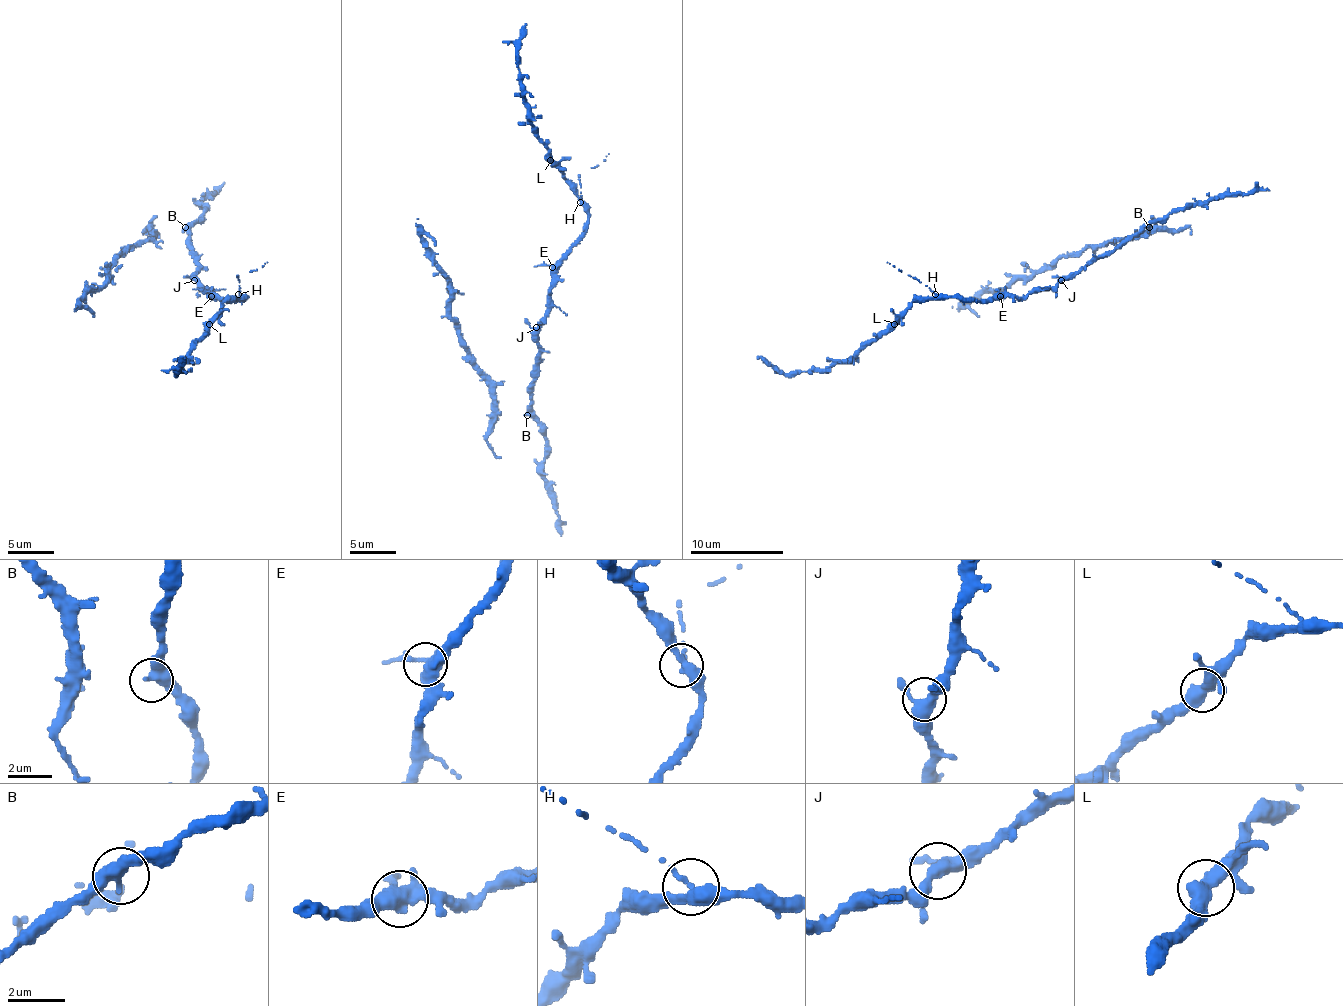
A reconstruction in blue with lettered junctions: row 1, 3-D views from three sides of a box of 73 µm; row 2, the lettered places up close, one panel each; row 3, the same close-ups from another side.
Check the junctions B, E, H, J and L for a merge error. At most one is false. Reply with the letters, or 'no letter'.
no letter

